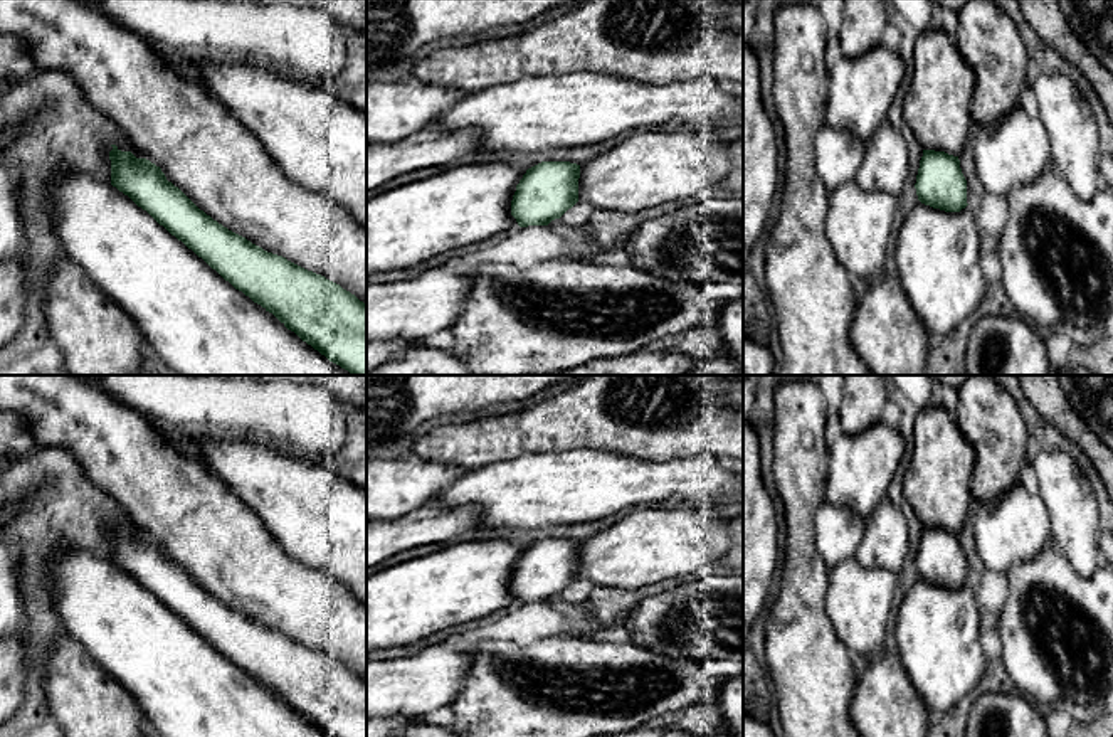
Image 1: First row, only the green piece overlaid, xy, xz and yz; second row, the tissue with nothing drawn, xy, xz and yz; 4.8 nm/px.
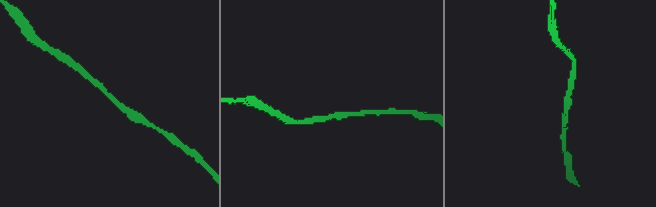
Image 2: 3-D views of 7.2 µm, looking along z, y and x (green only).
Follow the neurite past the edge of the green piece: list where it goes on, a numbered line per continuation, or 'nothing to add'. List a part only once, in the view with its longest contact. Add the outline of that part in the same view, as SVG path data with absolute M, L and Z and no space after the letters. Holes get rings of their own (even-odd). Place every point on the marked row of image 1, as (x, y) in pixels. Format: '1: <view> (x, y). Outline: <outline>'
1: xy (199, 323). Outline: M69 172L49 187L67 259L131 320L151 352L180 375L353 375L235 289L116 187Z

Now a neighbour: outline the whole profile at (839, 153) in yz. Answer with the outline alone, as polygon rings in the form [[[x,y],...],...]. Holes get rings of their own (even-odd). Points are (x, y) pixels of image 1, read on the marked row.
[[[822,125],[814,140],[815,172],[827,190],[856,182],[866,143],[854,133]]]

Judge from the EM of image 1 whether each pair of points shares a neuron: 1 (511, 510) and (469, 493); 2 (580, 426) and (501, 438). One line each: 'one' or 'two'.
1: one
2: one

